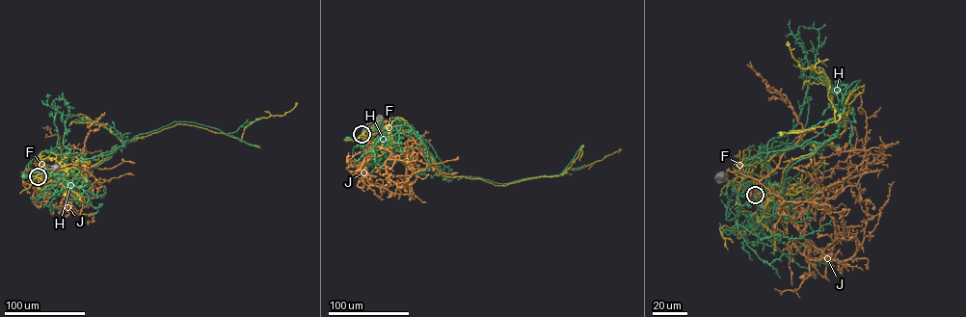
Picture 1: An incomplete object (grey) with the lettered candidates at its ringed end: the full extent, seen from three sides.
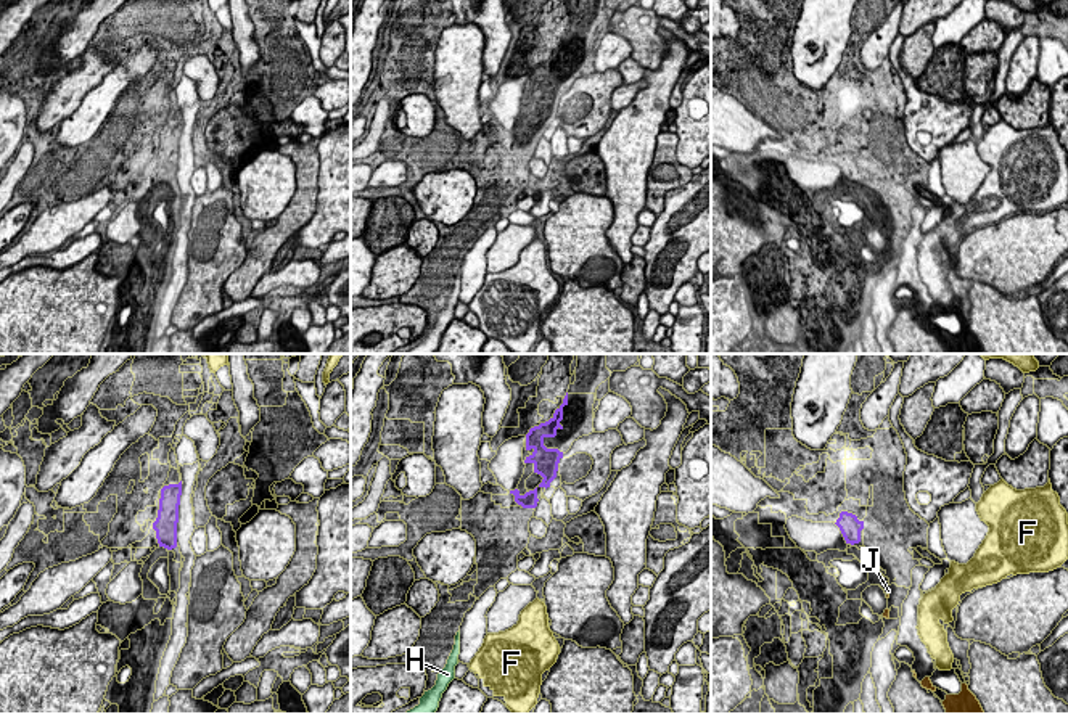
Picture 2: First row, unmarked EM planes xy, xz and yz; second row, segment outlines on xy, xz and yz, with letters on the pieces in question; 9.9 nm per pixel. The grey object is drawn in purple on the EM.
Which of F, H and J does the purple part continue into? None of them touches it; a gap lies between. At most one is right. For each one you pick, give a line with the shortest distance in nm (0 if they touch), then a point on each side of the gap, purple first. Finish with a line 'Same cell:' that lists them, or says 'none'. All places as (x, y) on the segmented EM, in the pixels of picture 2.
J: 550 nm | yz (858, 542), (888, 590)
Same cell: J

